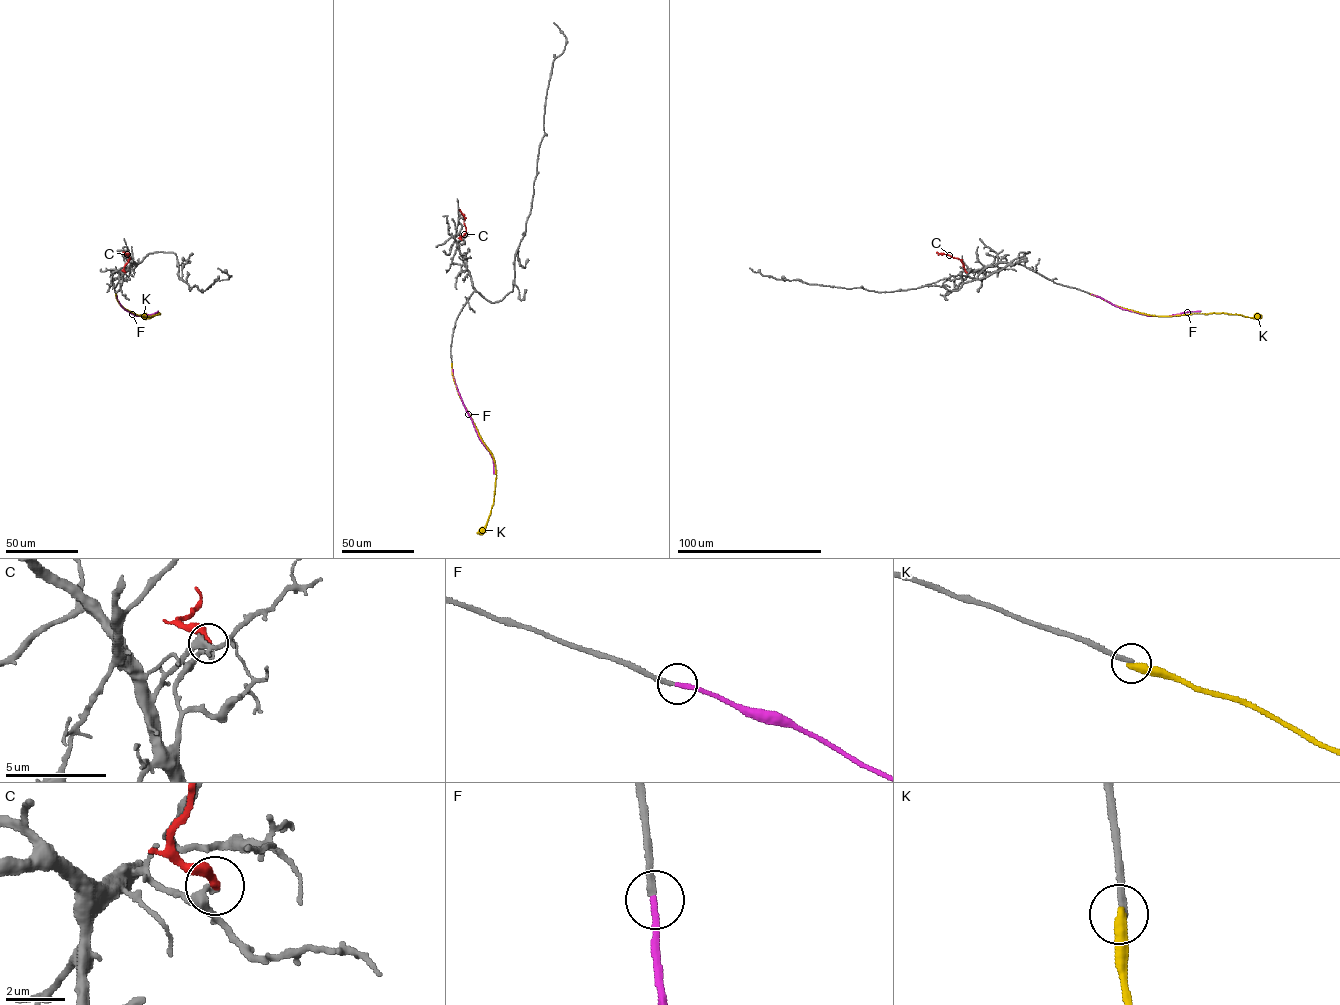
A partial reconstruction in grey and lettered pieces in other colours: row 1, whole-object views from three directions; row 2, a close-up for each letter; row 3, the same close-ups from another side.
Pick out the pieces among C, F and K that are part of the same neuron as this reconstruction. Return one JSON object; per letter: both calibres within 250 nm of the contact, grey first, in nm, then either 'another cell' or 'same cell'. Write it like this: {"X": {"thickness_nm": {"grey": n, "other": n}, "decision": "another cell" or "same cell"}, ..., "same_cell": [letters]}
{"C": {"thickness_nm": {"grey": 190, "other": 360}, "decision": "another cell"}, "F": {"thickness_nm": {"grey": 200, "other": 220}, "decision": "same cell"}, "K": {"thickness_nm": {"grey": 240, "other": 400}, "decision": "another cell"}, "same_cell": ["F"]}

